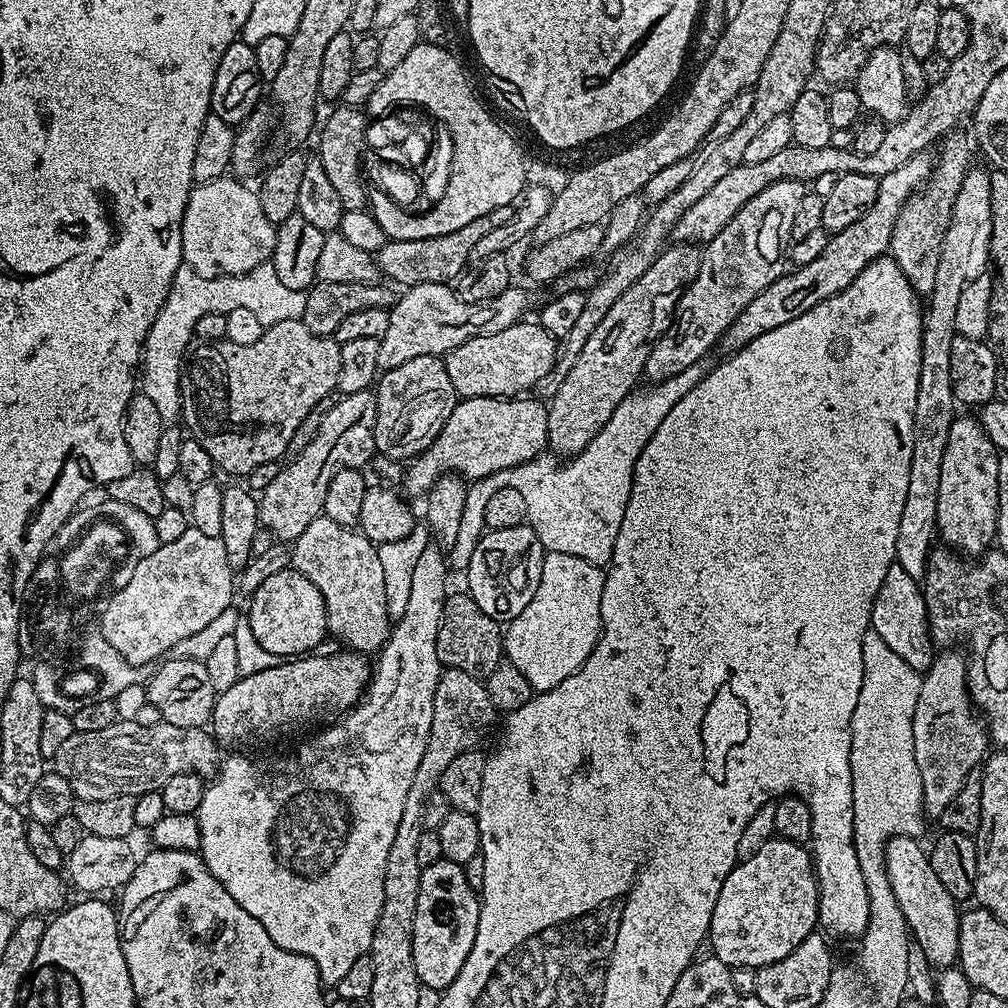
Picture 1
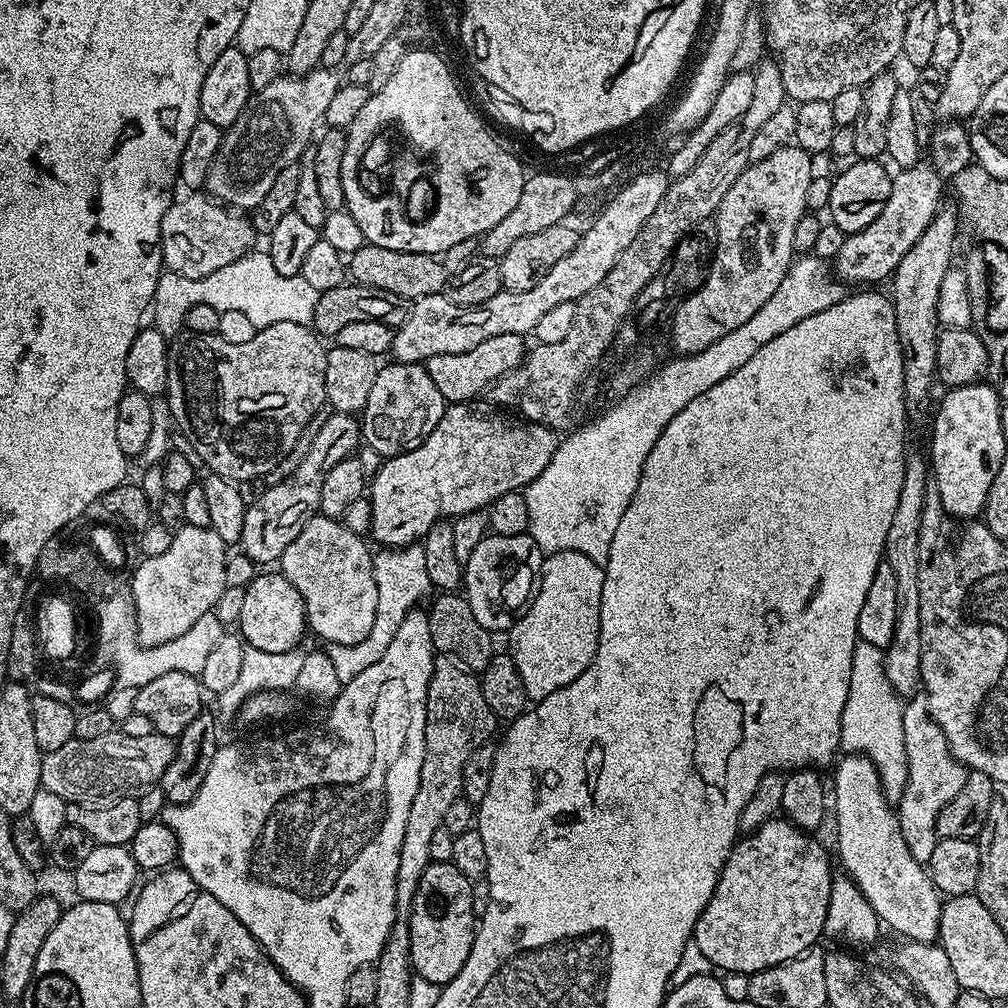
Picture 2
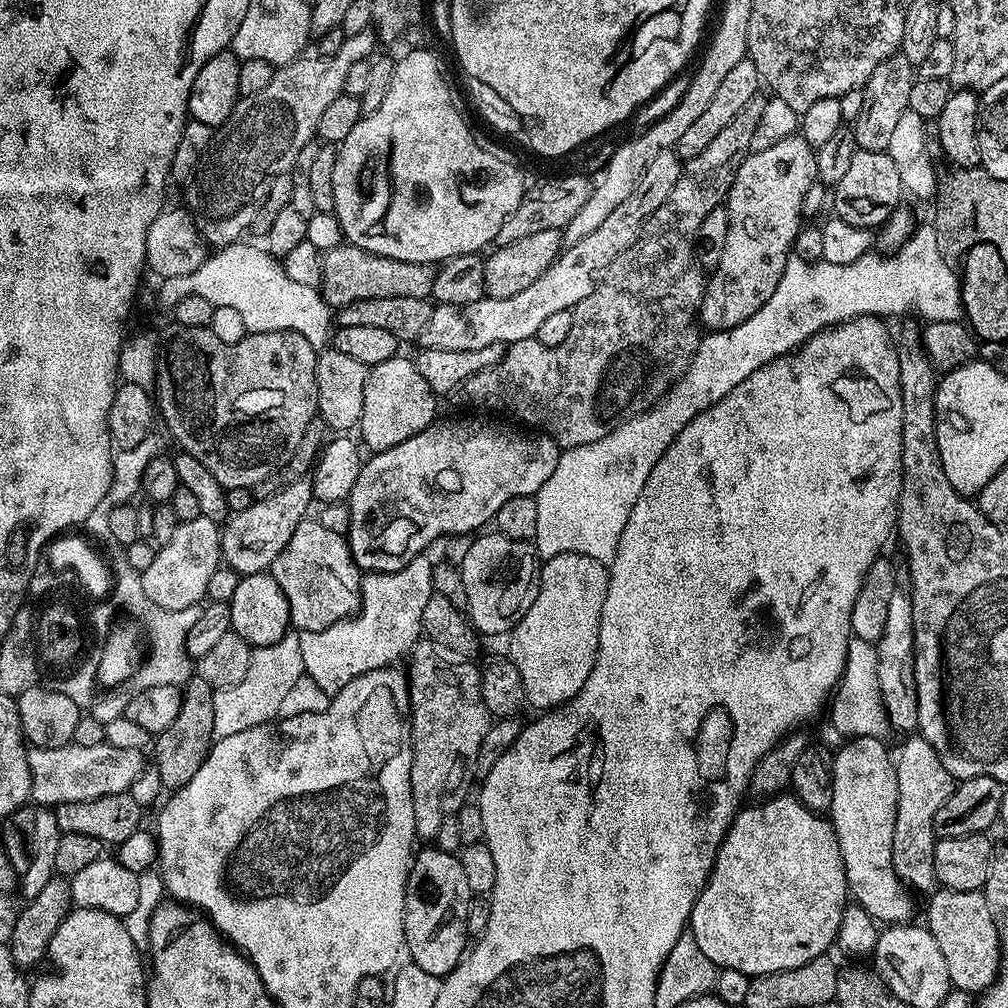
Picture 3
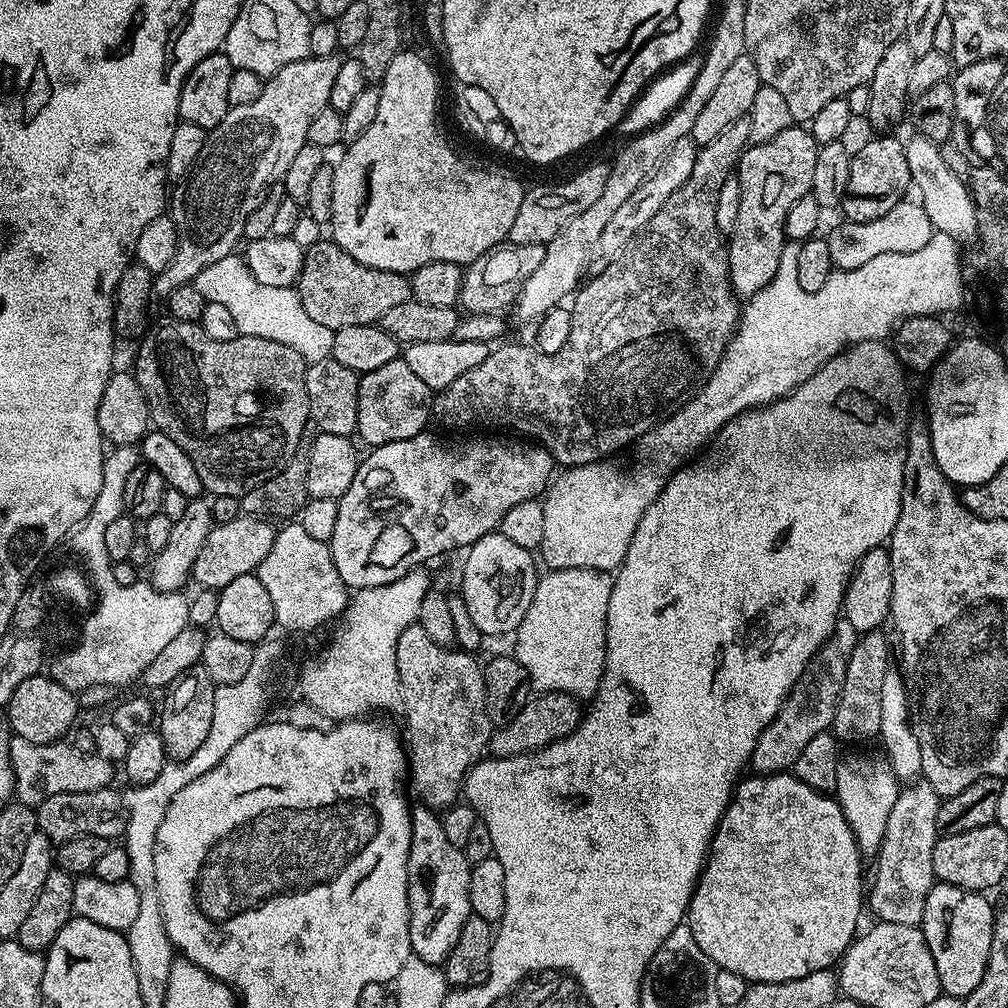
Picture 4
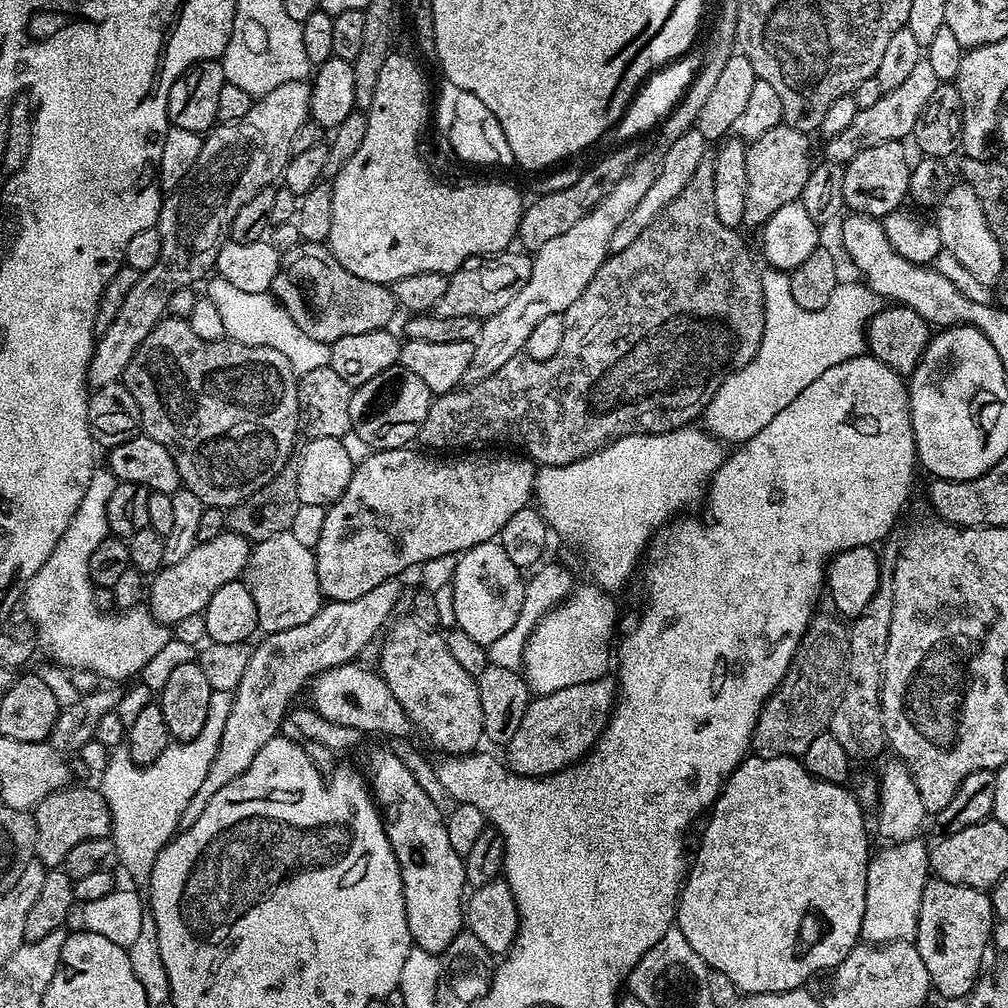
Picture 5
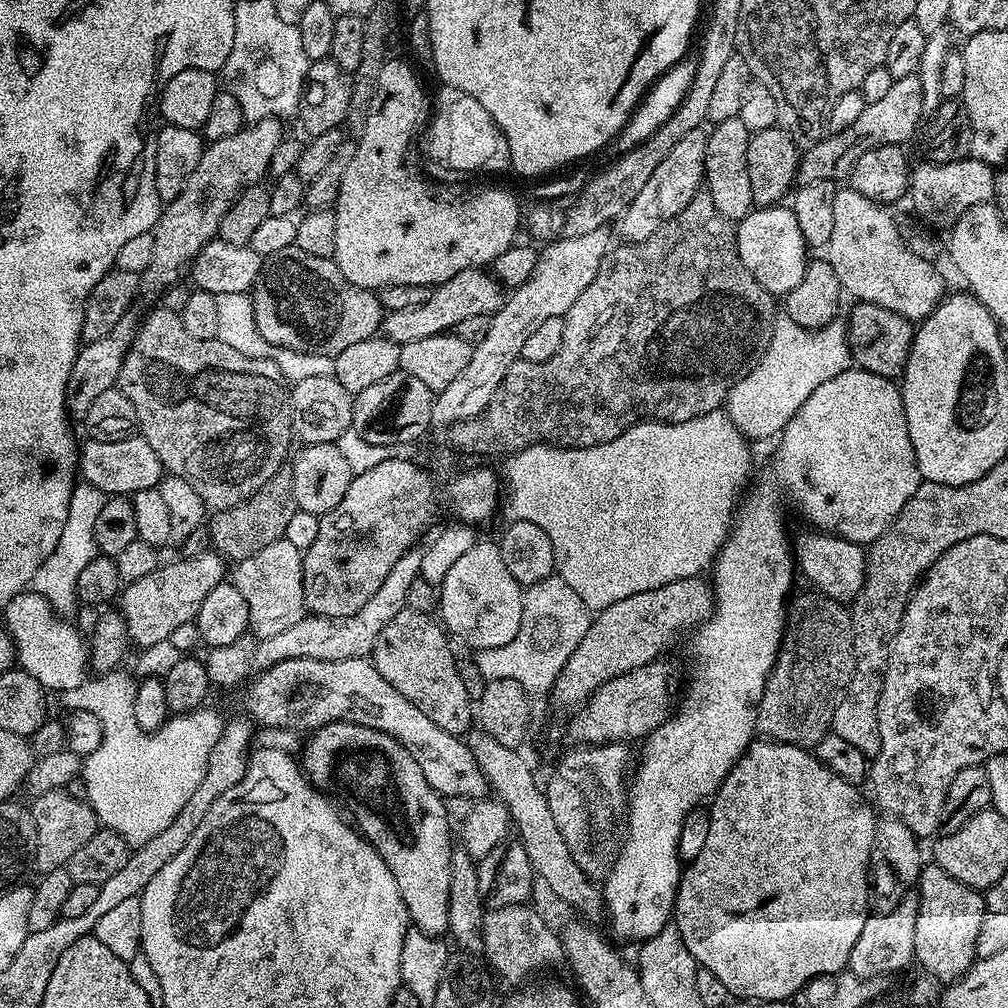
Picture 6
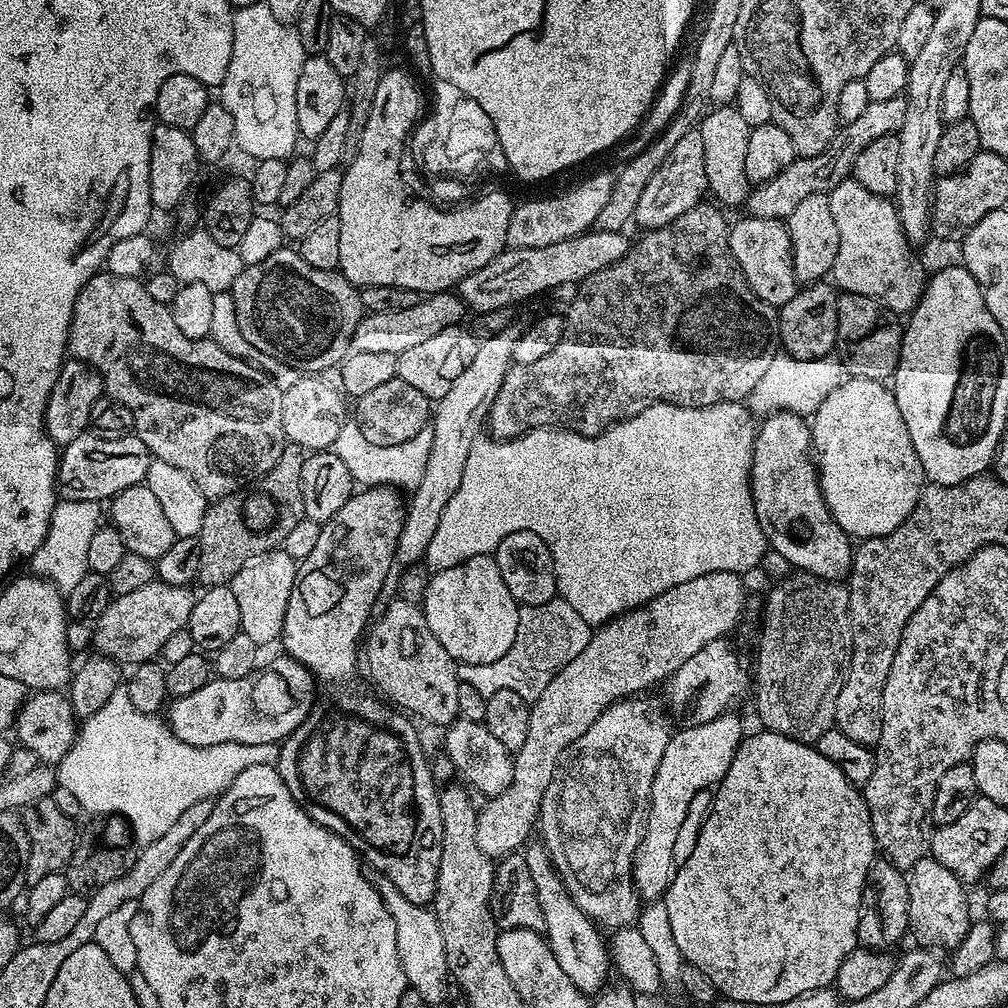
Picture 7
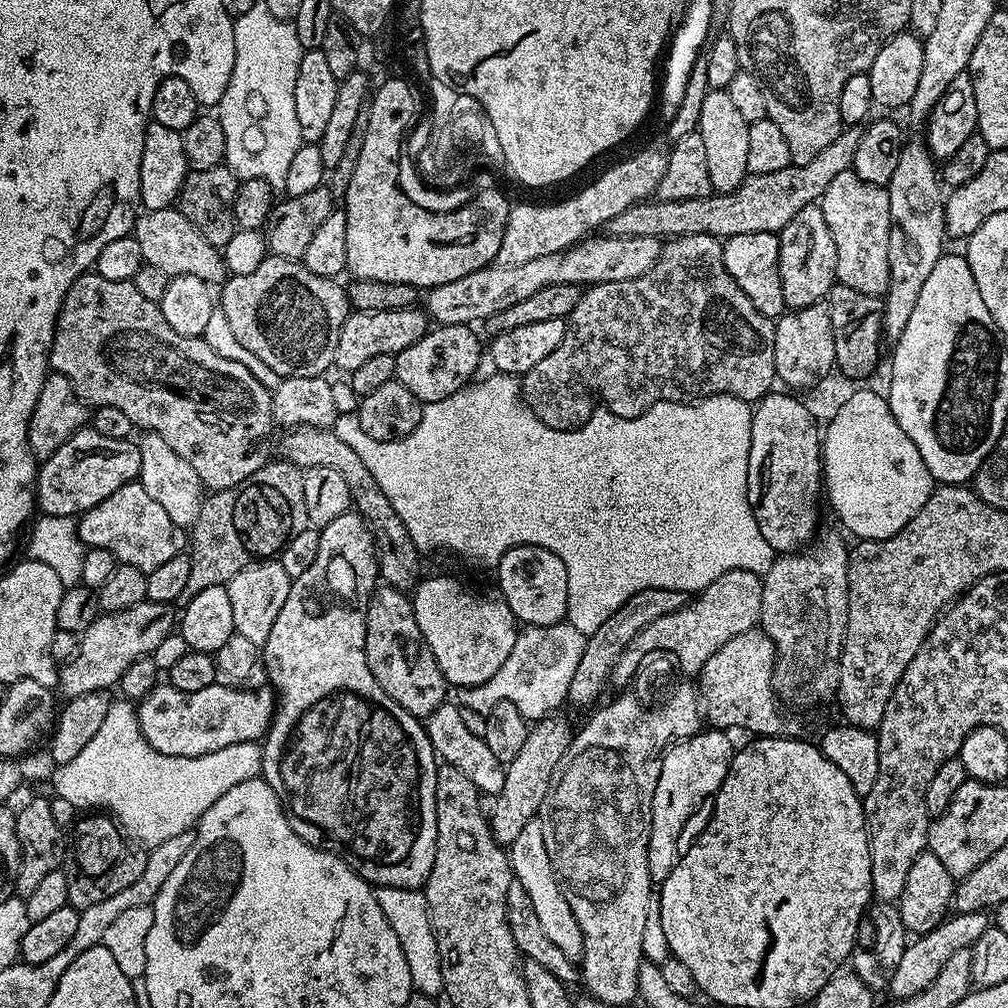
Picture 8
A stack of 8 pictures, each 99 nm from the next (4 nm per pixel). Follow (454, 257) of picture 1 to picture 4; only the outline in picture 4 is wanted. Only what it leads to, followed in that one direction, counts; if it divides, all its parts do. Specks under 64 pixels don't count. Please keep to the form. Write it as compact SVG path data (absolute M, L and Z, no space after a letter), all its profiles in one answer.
M321 238L304 253L304 265L300 271L298 291L306 314L322 326L330 329L359 324L375 324L391 308L412 299L411 279L403 272L374 270L362 266L350 254L346 254L331 239Z

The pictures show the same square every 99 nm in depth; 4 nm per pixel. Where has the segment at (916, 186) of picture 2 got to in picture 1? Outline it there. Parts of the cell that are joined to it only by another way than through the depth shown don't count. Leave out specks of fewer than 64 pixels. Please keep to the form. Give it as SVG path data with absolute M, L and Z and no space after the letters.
M919 152L910 158L910 162L898 166L898 170L879 177L878 198L874 206L870 206L870 210L866 210L858 222L846 226L846 230L829 235L826 250L818 254L814 262L785 271L784 275L770 282L770 286L766 286L766 290L762 290L762 294L758 294L758 298L754 298L754 302L750 302L750 306L746 306L746 310L742 310L742 314L738 314L738 318L734 318L728 329L720 335L719 351L731 354L742 350L742 346L754 342L758 334L766 334L783 326L785 322L794 322L794 318L806 314L806 310L818 306L818 302L846 290L846 286L850 286L850 282L854 282L854 278L858 278L858 274L862 274L870 262L891 249L894 222L898 222L902 206L914 193L920 191L933 167L933 157L928 152Z

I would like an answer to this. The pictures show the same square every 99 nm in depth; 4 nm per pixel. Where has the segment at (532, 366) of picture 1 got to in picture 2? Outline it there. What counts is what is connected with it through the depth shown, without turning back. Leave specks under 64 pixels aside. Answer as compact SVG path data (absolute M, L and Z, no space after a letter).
M498 334L498 338L486 338L486 342L478 342L474 350L466 350L462 354L434 354L434 358L424 361L425 370L430 374L434 386L438 386L438 394L448 404L463 404L477 399L480 391L491 389L494 381L502 374L517 368L526 355L524 336L518 334Z

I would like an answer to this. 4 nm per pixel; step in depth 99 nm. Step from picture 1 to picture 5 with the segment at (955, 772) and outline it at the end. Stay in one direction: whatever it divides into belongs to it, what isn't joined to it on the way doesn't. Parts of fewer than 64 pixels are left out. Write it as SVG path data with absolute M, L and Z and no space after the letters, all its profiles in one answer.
M905 838L889 843L880 853L873 855L868 862L868 881L866 882L866 914L862 918L860 940L865 945L893 944L899 940L911 941L918 930L918 914L922 906L922 890L930 879L928 854L930 848L920 838Z

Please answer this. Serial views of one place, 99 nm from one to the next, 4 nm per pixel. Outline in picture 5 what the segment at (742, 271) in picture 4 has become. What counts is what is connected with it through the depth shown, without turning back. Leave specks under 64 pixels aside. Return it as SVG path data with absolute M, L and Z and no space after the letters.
M783 123L751 141L746 153L746 214L744 224L754 230L764 225L785 204L799 200L814 167L812 144L805 133Z

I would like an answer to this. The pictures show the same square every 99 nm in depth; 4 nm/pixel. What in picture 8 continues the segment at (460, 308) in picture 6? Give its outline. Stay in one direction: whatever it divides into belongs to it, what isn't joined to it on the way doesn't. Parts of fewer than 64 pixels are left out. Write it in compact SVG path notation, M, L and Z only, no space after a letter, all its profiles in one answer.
M416 306L402 310L349 311L346 322L338 334L335 367L341 368L344 374L351 374L358 370L358 366L363 366L368 359L375 358L377 354L395 356L396 353L406 350L406 346L414 346L414 342L418 342L418 338L422 338L429 331L429 317Z

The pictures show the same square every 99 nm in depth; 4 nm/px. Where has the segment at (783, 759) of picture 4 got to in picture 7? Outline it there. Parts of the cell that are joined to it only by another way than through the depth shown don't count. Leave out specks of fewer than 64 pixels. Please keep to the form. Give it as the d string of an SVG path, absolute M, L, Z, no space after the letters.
M799 570L791 573L793 576L785 578L781 584L776 584L772 588L772 593L768 596L768 601L764 604L764 625L760 628L760 649L756 652L756 672L754 668L754 692L756 688L756 712L760 715L760 720L765 729L770 732L777 732L786 738L794 738L803 744L815 745L826 730L830 730L836 722L836 707L838 706L838 694L842 686L848 681L848 671L852 661L852 619L848 613L848 590L843 583L835 580L823 580L817 576L812 576L808 572Z

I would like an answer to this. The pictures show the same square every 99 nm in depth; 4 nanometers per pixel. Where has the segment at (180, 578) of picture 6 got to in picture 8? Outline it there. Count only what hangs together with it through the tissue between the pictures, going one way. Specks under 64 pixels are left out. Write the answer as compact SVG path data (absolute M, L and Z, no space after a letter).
M150 599L143 600L138 606L130 606L121 612L104 612L96 617L86 631L79 633L80 652L74 659L59 669L58 688L65 692L65 697L73 698L91 692L101 692L119 685L122 674L130 662L138 662L140 656L151 654L155 647L168 635L174 632L174 612L167 604L159 604Z

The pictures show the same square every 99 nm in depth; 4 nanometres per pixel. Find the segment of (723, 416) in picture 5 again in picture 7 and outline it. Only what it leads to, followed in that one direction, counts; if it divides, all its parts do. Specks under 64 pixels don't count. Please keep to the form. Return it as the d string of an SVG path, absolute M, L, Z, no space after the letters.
M778 354L774 362L770 362L766 374L762 374L758 386L754 386L746 404L760 418L771 416L773 412L793 412L808 418L815 414L818 406L822 406L822 402L826 402L826 398L830 398L832 391L844 383L845 379L844 367L840 357L835 354L819 356L813 360L800 360L796 356Z

